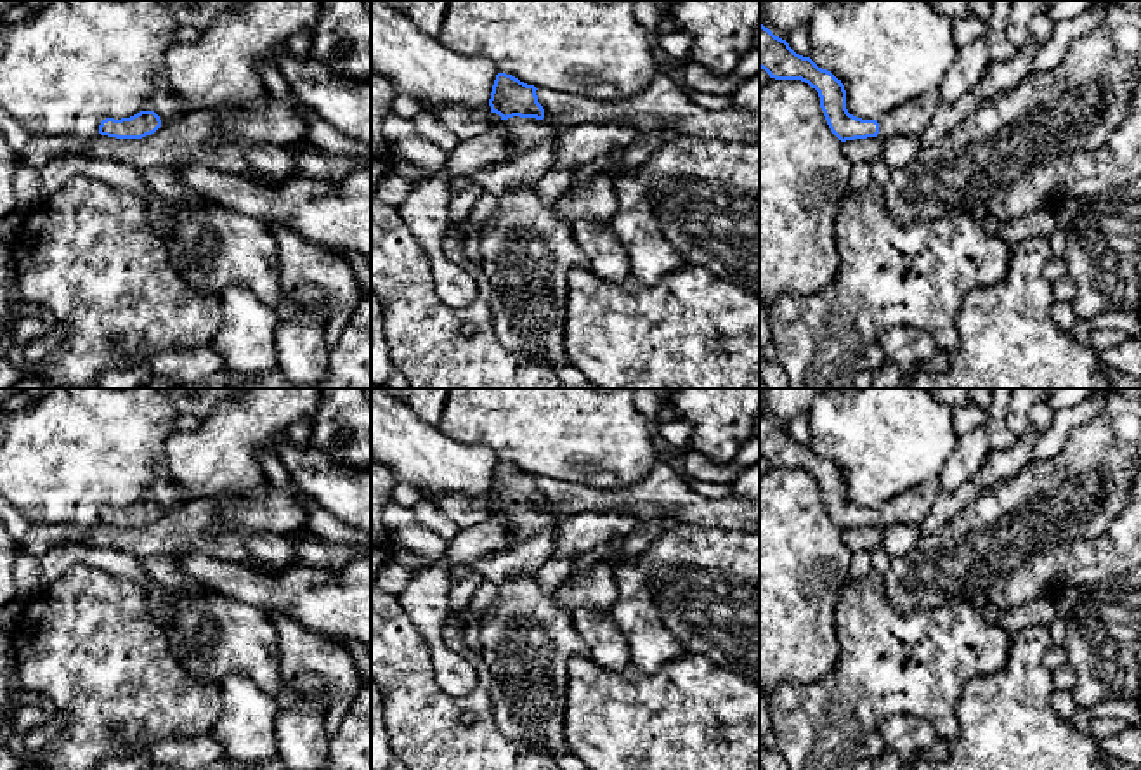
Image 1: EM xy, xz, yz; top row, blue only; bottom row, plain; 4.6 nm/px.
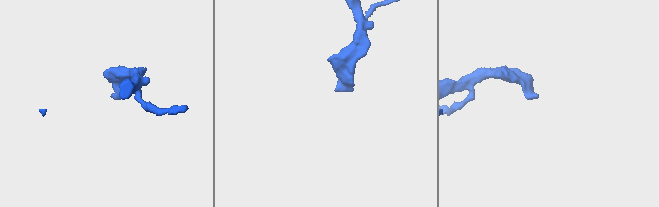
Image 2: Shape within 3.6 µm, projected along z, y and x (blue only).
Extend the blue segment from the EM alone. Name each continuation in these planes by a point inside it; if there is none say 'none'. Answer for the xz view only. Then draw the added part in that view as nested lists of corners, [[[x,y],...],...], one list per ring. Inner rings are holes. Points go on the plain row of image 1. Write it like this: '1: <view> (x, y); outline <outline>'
1: xz (522, 522); outline [[[513,505],[498,508],[491,512],[491,515],[499,517],[506,525],[506,541],[501,550],[510,550],[560,520],[548,506],[536,508]]]

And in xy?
none

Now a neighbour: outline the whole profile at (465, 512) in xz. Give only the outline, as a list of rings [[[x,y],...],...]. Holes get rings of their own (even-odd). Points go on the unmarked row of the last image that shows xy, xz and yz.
[[[489,491],[479,498],[451,493],[434,494],[428,499],[432,499],[460,531],[484,522],[494,510],[501,508],[499,503],[491,499]]]

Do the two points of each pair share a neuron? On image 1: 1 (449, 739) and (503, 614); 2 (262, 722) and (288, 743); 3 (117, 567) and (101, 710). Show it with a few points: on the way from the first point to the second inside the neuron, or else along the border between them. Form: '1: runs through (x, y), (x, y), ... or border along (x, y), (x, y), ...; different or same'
1: border along (481, 654), (489, 672), (491, 699); different
2: border along (280, 710), (274, 751); different
3: border along (77, 564), (99, 567), (134, 580), (143, 587); different

